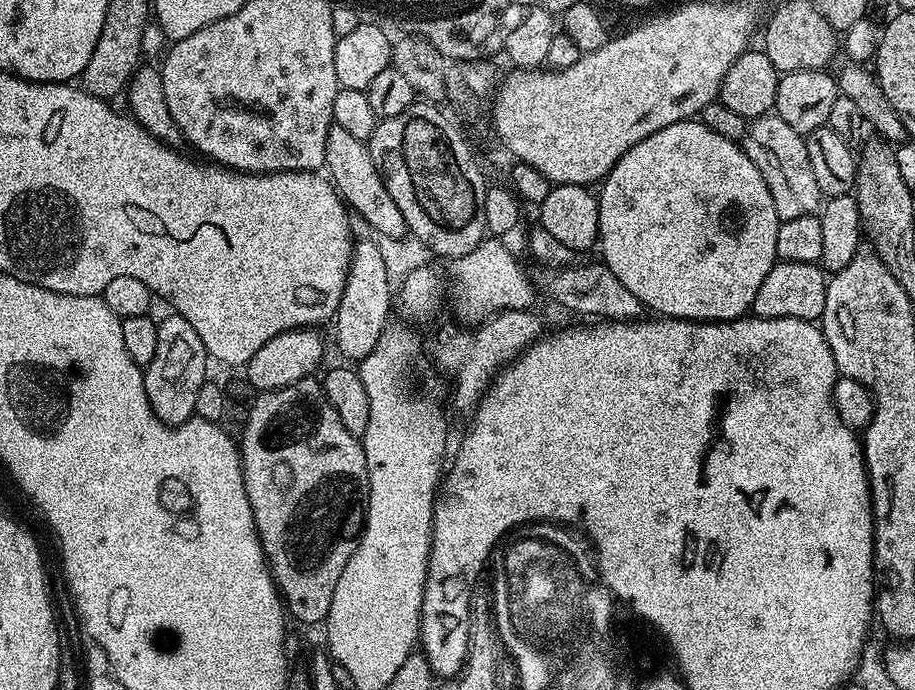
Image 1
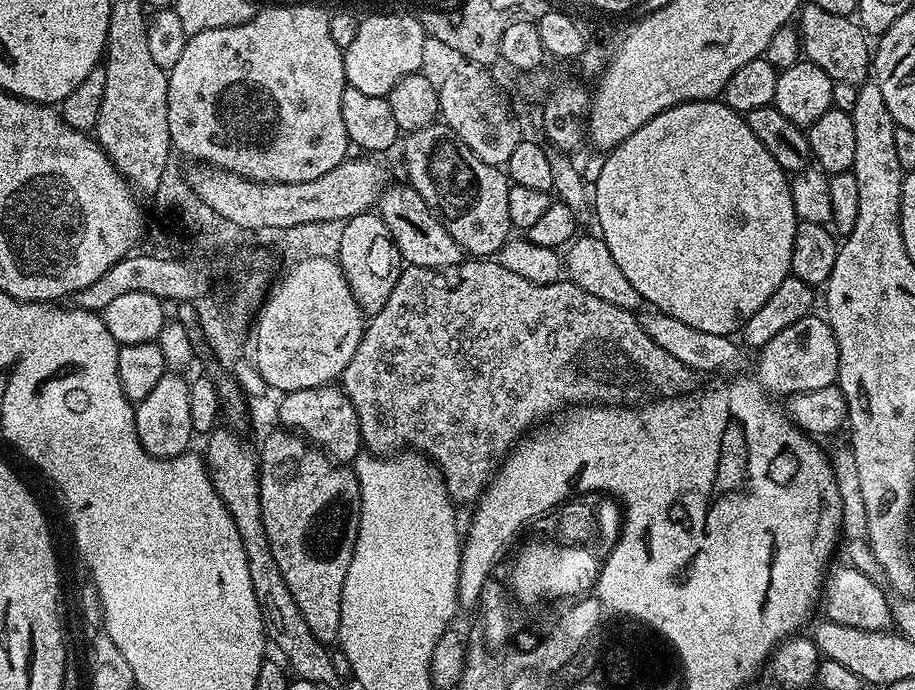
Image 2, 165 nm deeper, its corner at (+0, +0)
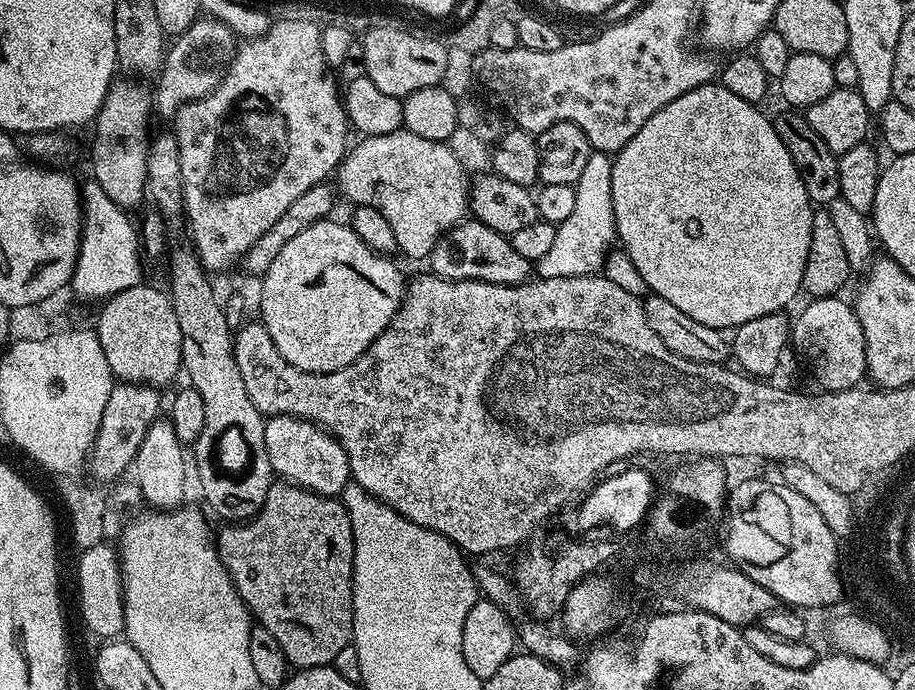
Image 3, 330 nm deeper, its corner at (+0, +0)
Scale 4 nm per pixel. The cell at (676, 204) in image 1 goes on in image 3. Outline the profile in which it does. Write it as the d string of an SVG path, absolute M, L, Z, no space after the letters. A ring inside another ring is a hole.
M719 82L703 84L662 106L662 110L655 112L646 126L642 126L642 130L638 130L638 134L634 134L634 138L630 138L630 142L615 153L612 162L610 198L619 247L634 262L651 295L666 298L687 317L694 318L695 322L719 330L735 330L753 318L762 318L762 314L784 312L787 304L796 295L801 295L802 270L806 270L806 254L810 254L810 226L814 211L812 199L806 194L806 186L802 186L794 158L790 158L790 150L786 150L782 138L778 138L778 130L774 130L769 113L760 110L757 105L737 98Z

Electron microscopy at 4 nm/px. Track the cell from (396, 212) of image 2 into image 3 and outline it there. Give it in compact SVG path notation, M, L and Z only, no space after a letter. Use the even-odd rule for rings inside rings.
M475 218L465 219L450 229L434 246L430 257L431 275L447 280L477 280L495 284L522 284L534 272L533 261L522 258L514 250L509 237L490 230L482 221Z

